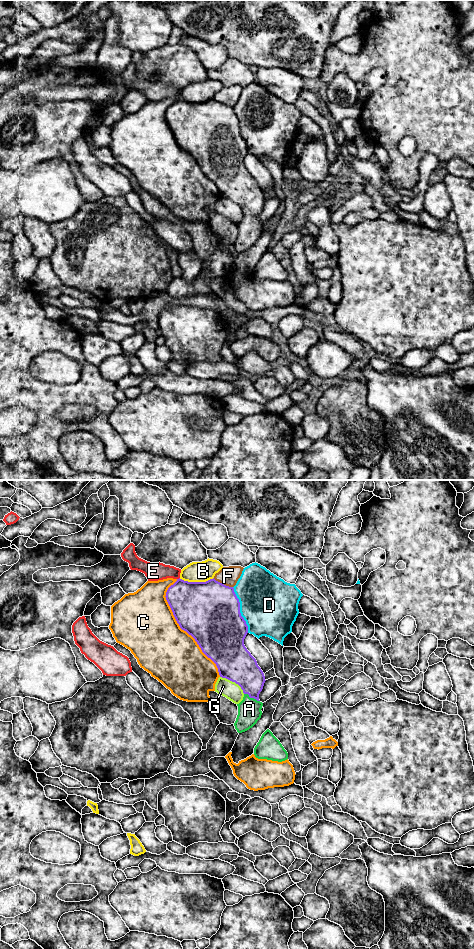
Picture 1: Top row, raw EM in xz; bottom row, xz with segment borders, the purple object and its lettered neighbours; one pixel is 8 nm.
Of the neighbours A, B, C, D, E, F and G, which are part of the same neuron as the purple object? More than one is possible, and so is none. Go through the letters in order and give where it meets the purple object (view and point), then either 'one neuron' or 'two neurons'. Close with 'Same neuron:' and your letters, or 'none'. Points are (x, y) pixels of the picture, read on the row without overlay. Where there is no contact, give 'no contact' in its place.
A: contact xz (252, 217); one neuron
B: contact xz (196, 102); two neurons
C: contact xz (182, 149); two neurons
D: contact xz (239, 130); two neurons
E: contact xz (179, 98); two neurons
F: contact xz (223, 104); two neurons
G: contact xz (233, 201); two neurons
Same neuron: A

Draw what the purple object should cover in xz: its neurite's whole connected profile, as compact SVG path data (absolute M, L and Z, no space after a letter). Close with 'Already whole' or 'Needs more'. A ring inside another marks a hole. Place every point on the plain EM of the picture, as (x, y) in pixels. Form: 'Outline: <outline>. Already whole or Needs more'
Outline: M179 98L168 108L165 117L180 148L191 155L202 172L216 184L220 197L235 202L243 210L244 217L237 224L234 246L238 253L249 250L261 238L263 223L259 214L266 200L256 179L244 165L248 146L241 136L234 108L214 98L206 102L188 102Z. Needs more

